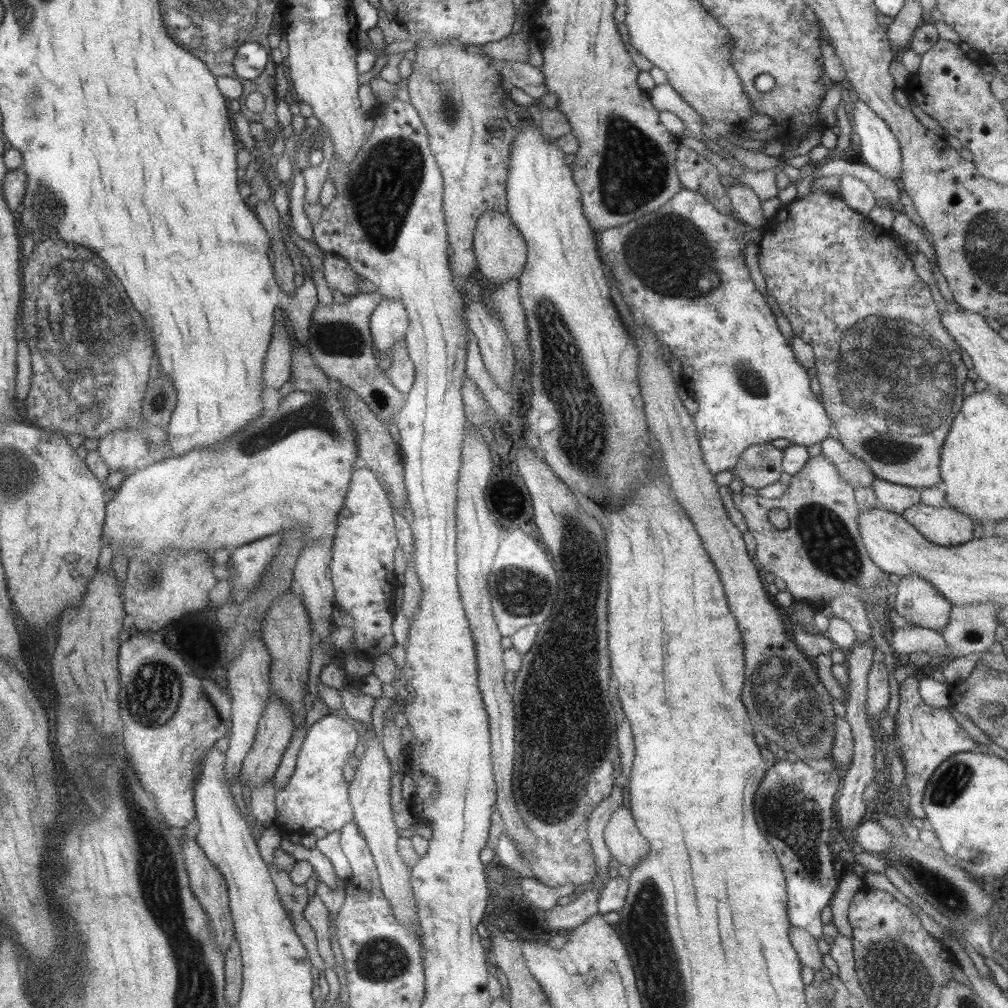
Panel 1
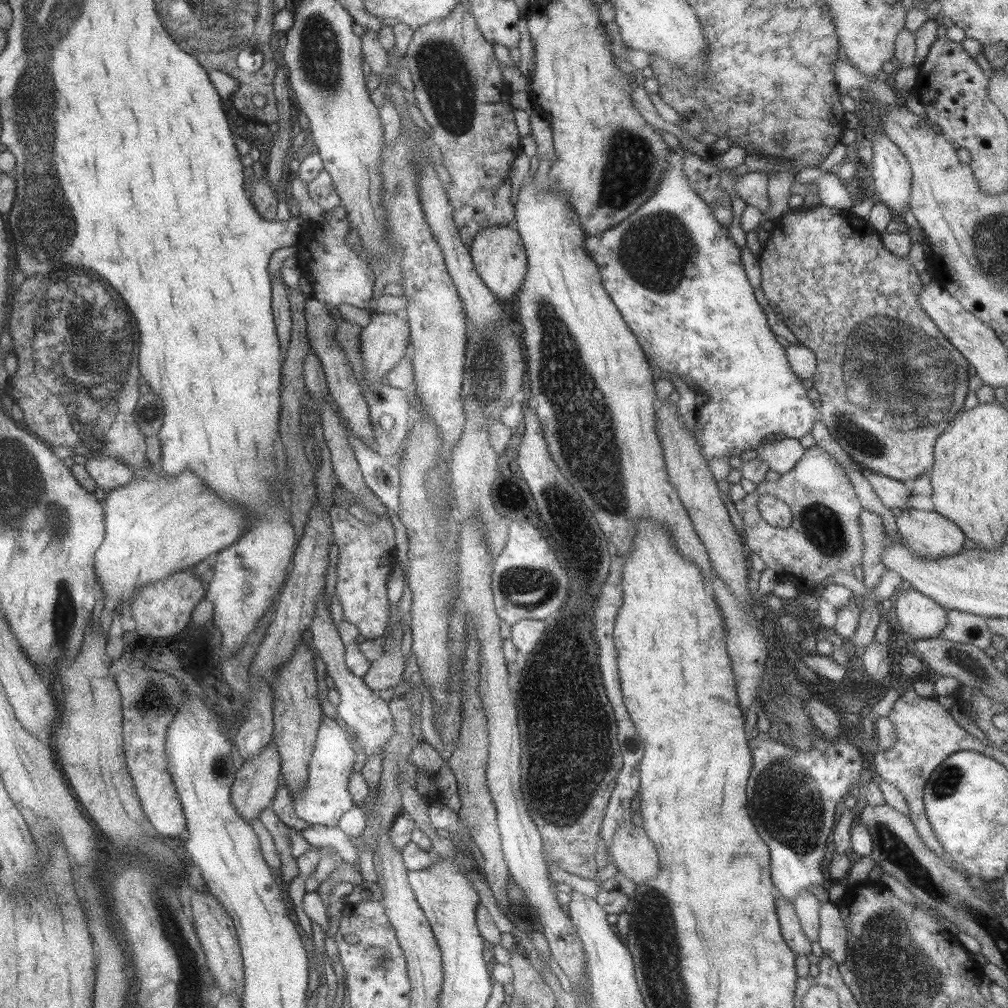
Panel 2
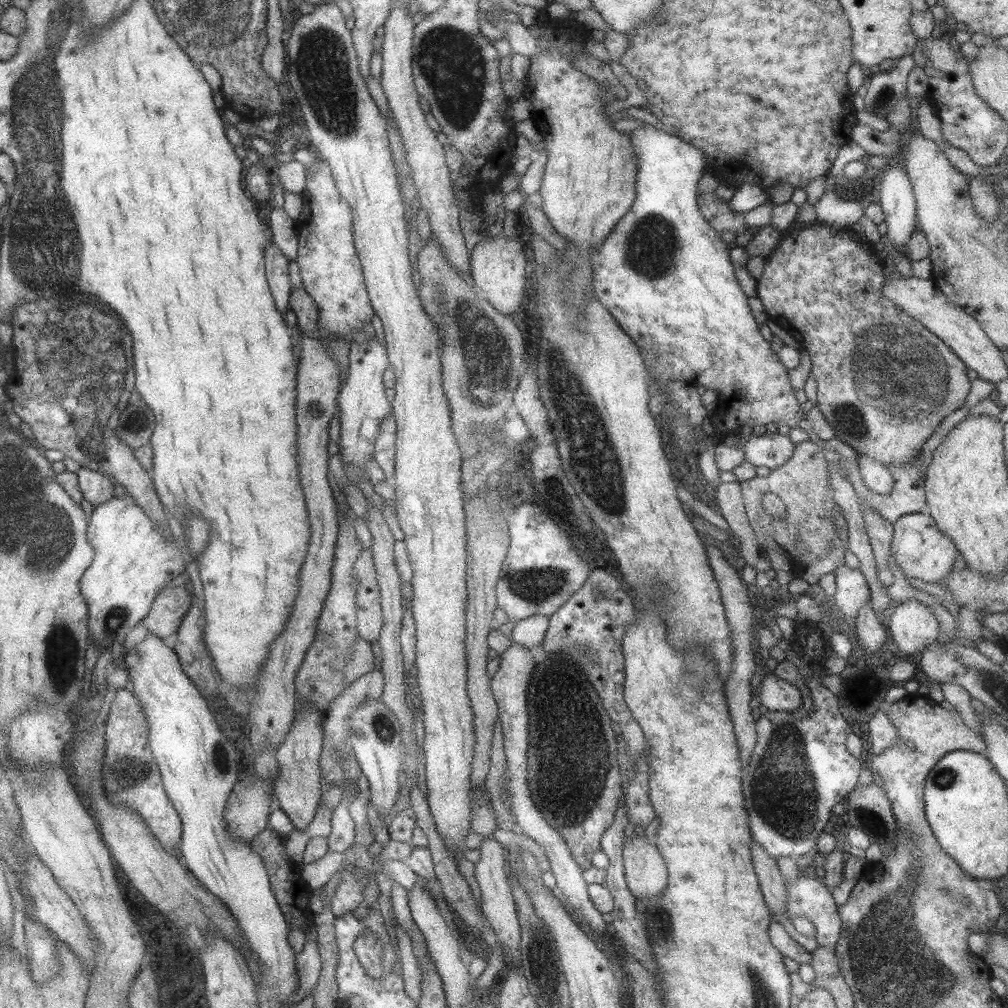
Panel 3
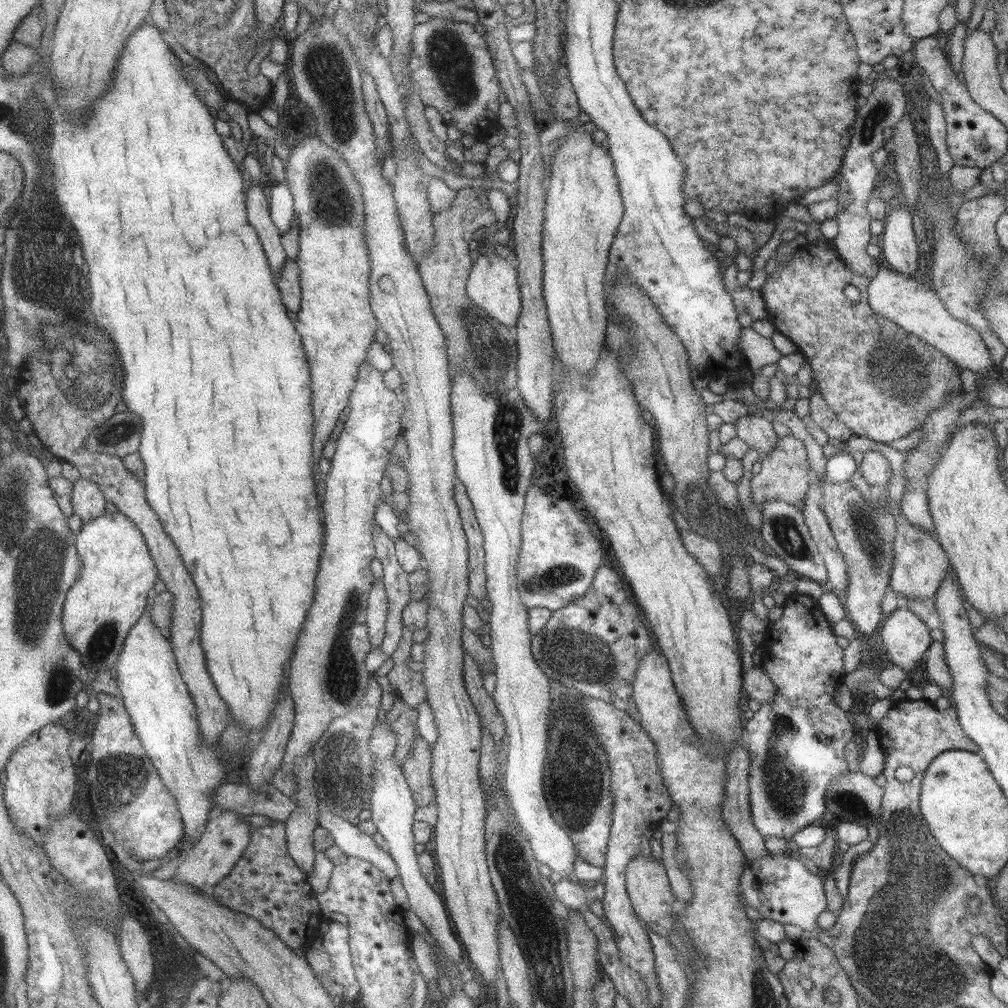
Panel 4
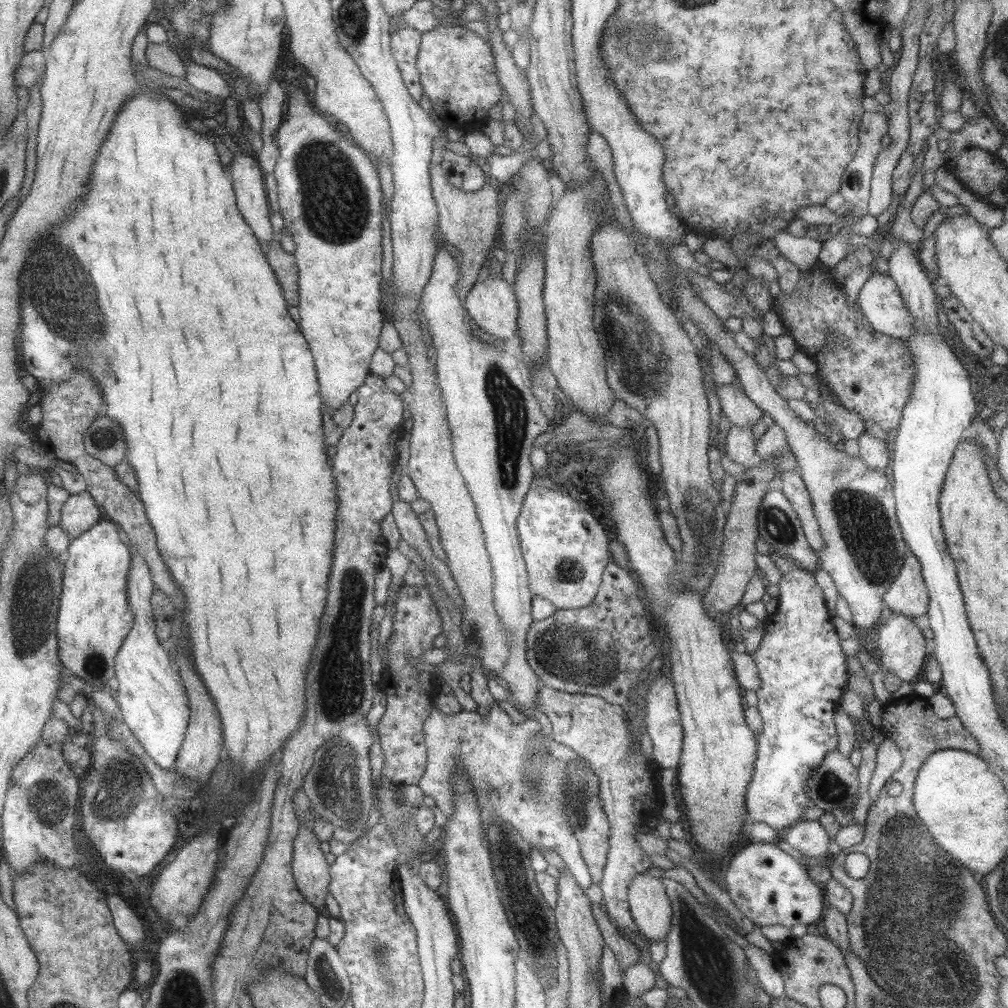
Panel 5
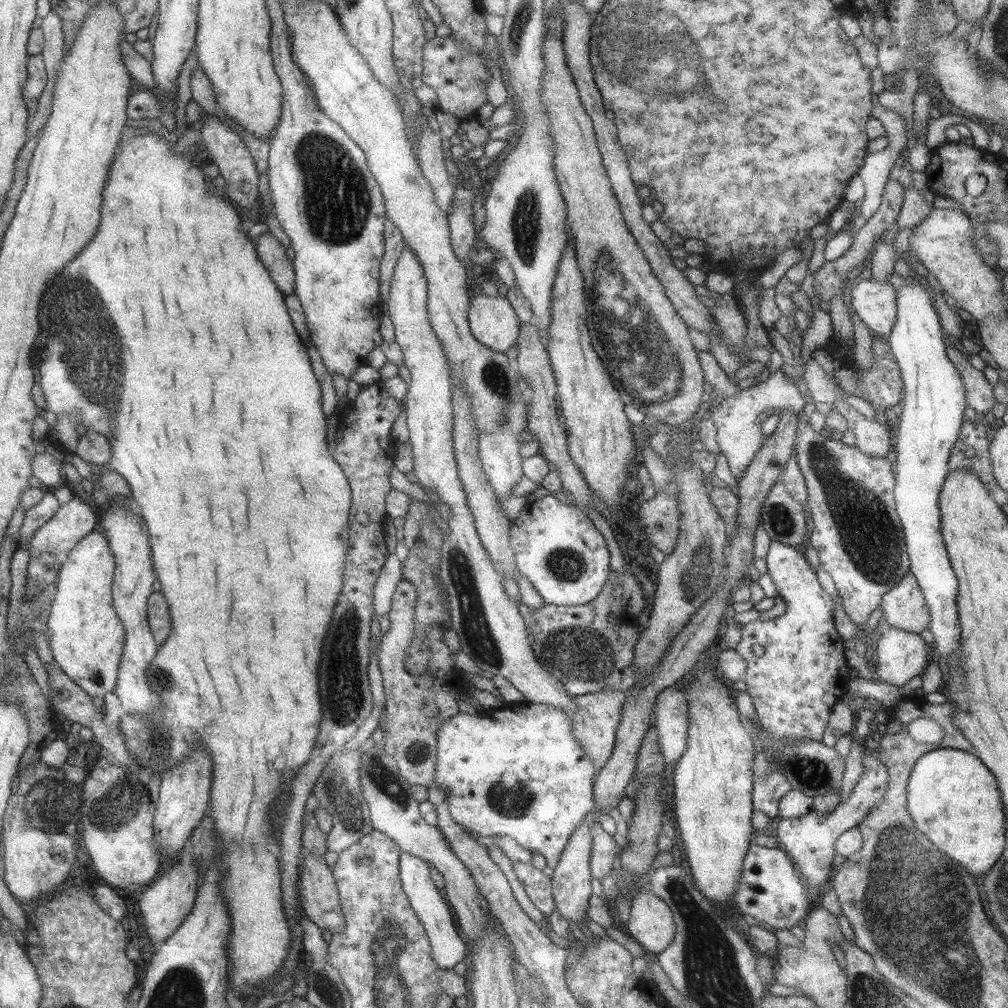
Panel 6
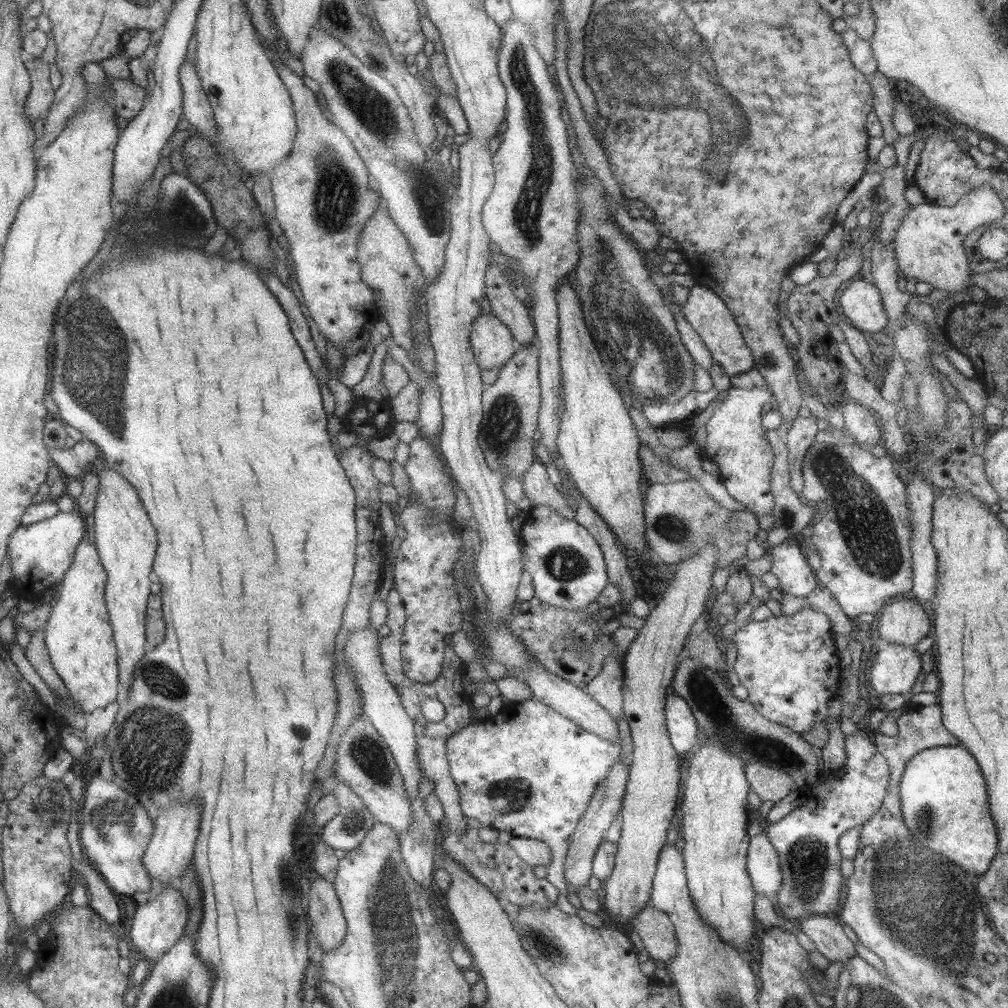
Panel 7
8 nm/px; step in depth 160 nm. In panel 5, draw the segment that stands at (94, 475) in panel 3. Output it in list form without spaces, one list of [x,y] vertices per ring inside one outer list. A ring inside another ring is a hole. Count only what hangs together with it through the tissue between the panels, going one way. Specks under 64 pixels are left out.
[[[86,490],[70,495],[65,500],[60,514],[58,526],[69,540],[77,538],[104,518],[103,512]]]

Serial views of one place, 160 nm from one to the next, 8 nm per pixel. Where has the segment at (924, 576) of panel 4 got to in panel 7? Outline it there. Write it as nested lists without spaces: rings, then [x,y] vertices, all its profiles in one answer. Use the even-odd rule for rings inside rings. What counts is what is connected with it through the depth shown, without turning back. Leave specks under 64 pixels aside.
[[[911,593],[890,598],[879,612],[881,643],[915,646],[931,633],[932,621],[926,606]]]

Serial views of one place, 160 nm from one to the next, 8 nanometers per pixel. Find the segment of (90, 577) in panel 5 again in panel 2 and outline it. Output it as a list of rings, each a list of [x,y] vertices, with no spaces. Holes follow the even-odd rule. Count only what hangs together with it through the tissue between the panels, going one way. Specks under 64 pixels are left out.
[[[191,471],[177,472],[177,475],[171,479],[161,475],[151,475],[139,482],[131,480],[107,492],[104,500],[102,511],[104,538],[95,551],[92,565],[96,582],[105,600],[112,602],[107,605],[112,605],[112,609],[117,613],[128,610],[129,603],[134,599],[138,588],[154,580],[165,580],[178,570],[194,567],[211,552],[220,551],[229,542],[237,540],[237,536],[248,523],[248,514],[241,507],[219,499]]]

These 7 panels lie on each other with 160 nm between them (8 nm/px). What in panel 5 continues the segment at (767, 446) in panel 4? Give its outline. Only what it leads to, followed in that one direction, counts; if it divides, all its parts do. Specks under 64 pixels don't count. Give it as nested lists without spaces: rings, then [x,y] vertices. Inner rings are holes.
[[[715,385],[720,410],[728,421],[735,425],[754,424],[761,418],[761,409],[755,406],[738,388],[729,385]]]

